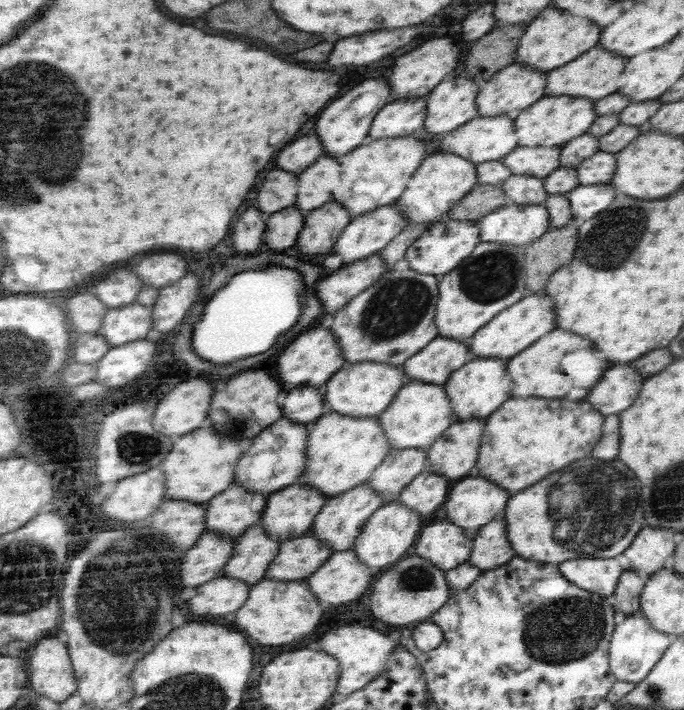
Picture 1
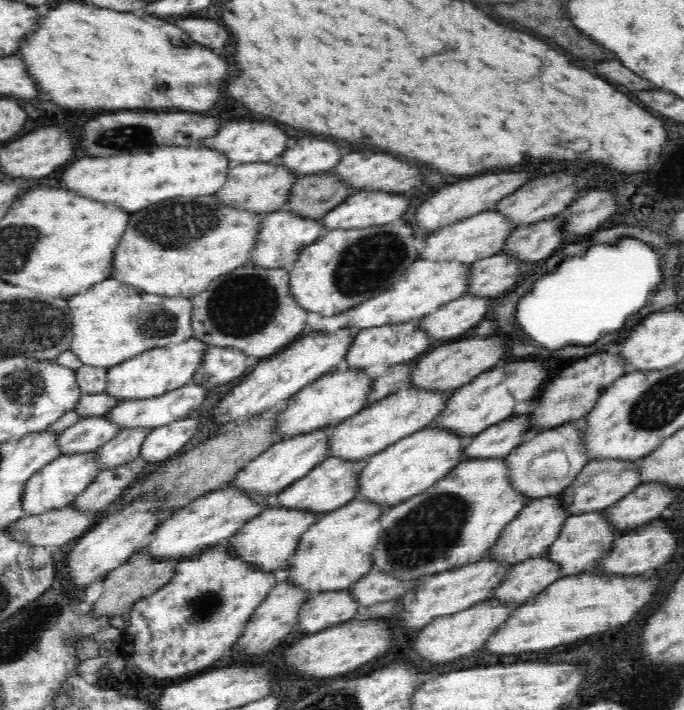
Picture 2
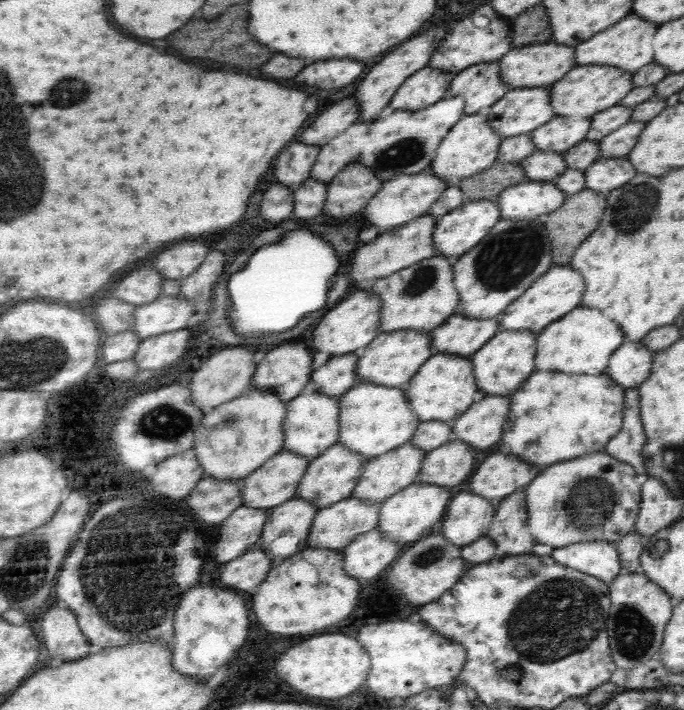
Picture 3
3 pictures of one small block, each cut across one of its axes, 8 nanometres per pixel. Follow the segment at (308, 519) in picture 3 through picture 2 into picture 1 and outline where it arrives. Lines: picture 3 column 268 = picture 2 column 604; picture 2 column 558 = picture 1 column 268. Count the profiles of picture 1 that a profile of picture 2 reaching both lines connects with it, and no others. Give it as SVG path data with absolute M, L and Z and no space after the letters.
M264 523L256 524L236 541L237 552L227 564L226 575L245 580L251 588L269 575L269 568L281 554L281 542L268 534Z

